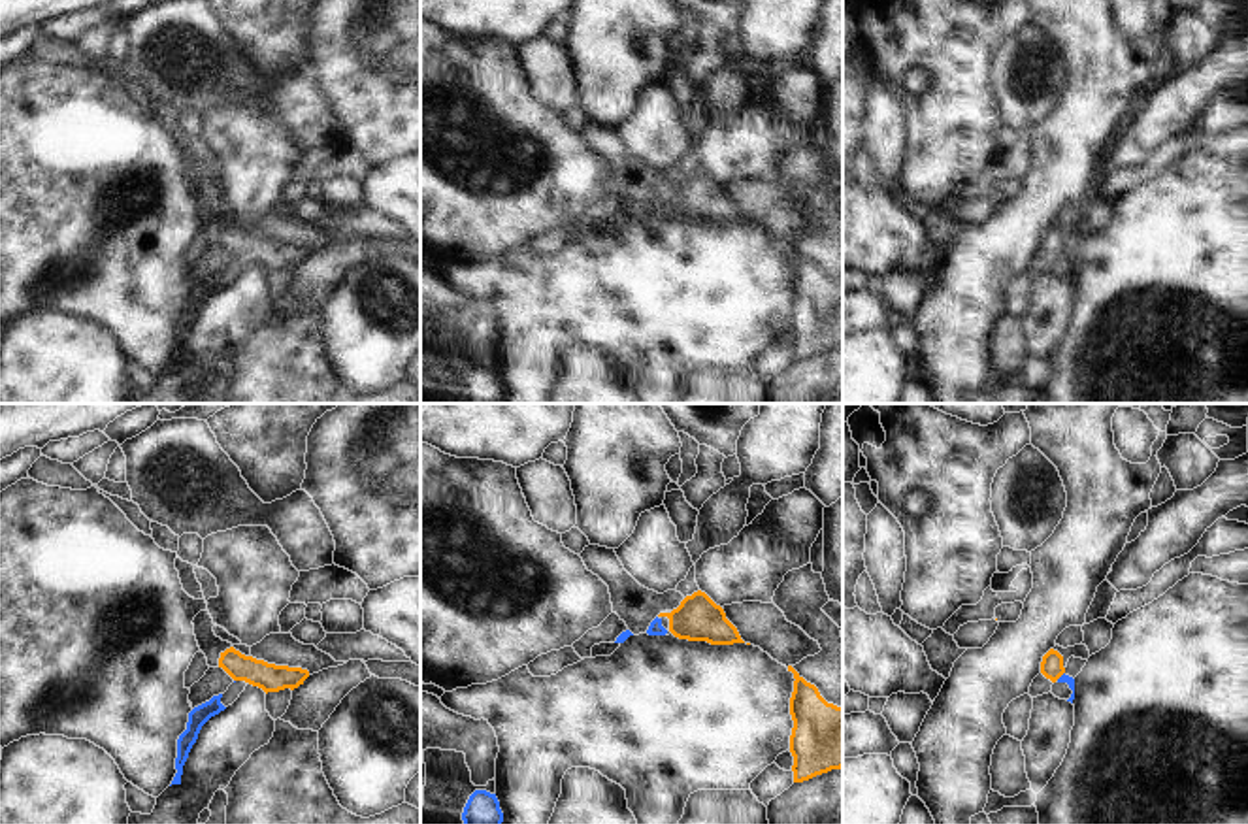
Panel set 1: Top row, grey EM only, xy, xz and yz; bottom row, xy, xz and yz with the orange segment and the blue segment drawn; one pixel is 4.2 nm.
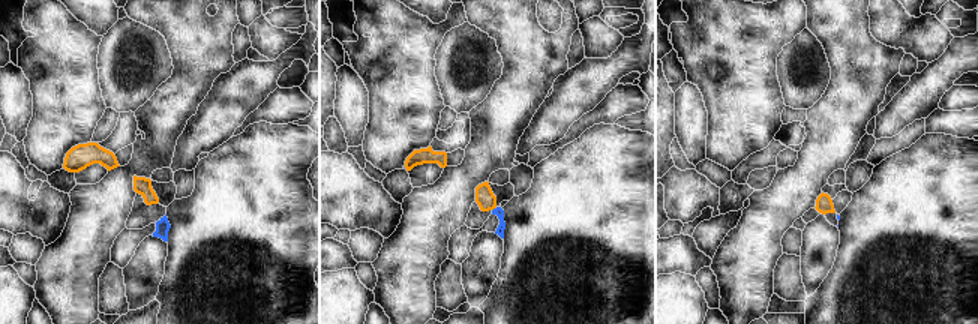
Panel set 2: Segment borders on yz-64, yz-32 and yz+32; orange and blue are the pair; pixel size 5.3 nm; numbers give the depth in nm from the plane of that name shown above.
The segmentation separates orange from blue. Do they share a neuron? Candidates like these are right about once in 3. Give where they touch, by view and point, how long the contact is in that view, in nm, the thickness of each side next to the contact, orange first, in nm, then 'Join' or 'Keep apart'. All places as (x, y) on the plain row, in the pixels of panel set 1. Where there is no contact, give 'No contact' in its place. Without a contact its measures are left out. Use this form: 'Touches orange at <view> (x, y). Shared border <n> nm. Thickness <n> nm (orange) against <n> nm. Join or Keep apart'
Touches orange at yz (1060, 253). Shared border 50 nm. Thickness 100 nm (orange) against 40 nm. Keep apart

